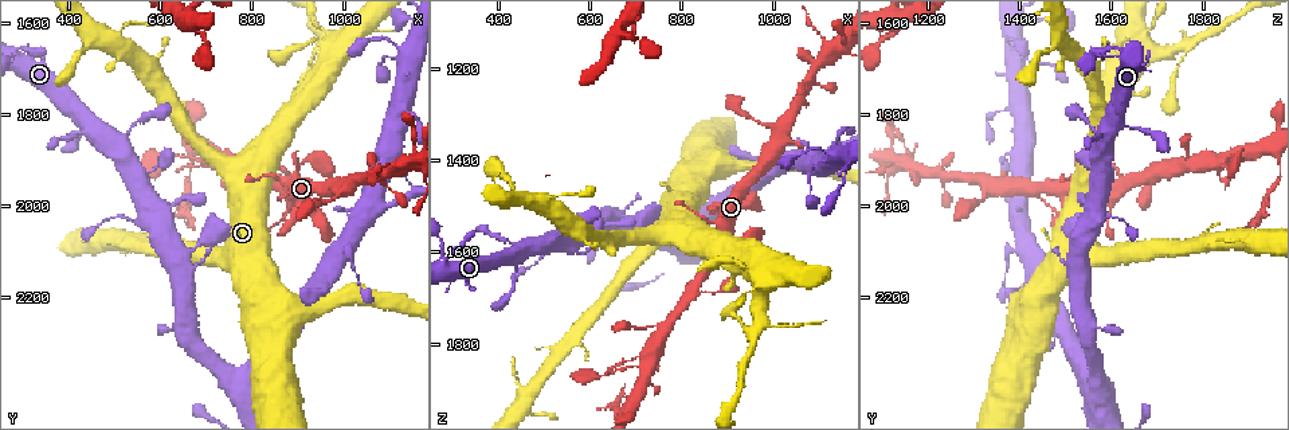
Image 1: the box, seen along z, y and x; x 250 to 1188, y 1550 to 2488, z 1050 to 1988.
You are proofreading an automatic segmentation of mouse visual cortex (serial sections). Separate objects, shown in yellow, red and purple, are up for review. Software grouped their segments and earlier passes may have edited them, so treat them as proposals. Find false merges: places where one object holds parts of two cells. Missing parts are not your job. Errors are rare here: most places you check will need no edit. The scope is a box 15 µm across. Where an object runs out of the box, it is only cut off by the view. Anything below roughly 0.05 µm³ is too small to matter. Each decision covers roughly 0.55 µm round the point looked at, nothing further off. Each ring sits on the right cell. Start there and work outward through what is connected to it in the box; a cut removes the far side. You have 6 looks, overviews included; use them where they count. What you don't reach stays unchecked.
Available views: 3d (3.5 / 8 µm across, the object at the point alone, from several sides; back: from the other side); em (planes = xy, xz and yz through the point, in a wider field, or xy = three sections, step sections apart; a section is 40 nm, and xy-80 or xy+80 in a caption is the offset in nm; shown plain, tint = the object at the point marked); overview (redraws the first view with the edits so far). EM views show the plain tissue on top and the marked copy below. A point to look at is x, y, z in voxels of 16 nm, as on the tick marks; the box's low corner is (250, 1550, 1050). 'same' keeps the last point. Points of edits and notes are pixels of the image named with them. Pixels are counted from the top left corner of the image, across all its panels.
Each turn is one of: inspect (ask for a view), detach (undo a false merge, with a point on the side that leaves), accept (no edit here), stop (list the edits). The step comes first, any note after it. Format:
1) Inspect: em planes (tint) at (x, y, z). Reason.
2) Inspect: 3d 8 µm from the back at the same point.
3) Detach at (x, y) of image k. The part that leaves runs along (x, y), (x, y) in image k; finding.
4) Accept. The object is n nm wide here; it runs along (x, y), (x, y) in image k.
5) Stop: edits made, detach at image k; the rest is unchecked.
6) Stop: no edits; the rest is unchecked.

Inspect: 3d 3.5 µm at (435, 1830, 1670). Thin neck.

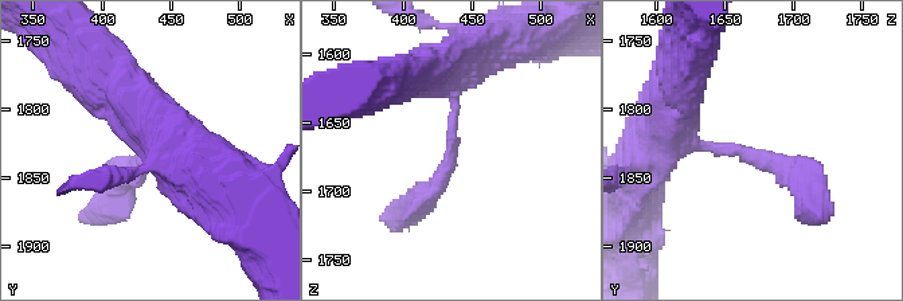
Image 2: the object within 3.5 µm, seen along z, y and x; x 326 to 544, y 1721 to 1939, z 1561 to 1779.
Accept. The arms are 250, 300 nm wide; it runs along (664, 122), (681, 143), (781, 163), (809, 196) in image 2; all the same cell.

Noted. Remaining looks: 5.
Inspect: 3d 3.5 µm at (465, 1640, 1485). Thin neck.

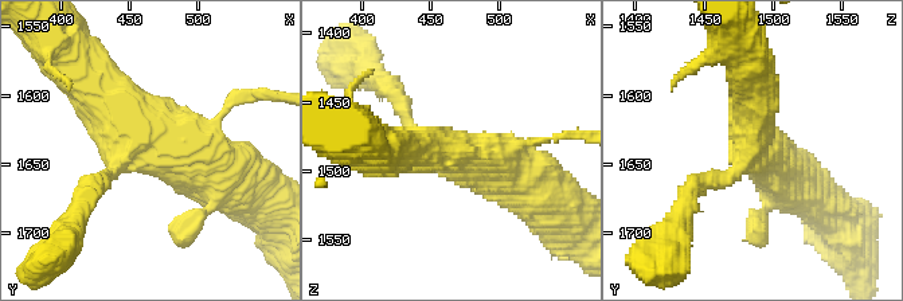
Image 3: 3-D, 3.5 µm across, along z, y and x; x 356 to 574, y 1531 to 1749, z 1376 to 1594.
Inspect: em xy step 1 (tint) at (462, 1640, 1490). 4 arms meet here; the arms are 200, 200, 500, 600 nm wide.

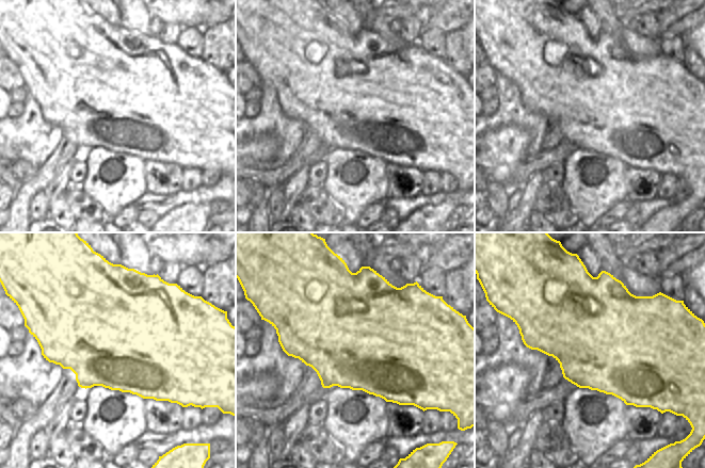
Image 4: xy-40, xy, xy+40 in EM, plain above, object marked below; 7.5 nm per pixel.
Accept. It runs along (223, 176), (145, 148), (83, 74) in image 3; all the same cell.

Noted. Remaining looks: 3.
Inspect: 3d 8 µm at (660, 1890, 1865). A narrow waist.

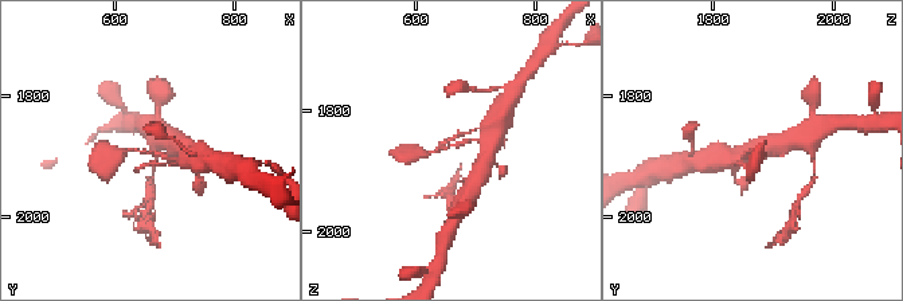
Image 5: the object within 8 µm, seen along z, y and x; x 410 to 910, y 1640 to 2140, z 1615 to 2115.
Inspect: em xy step 3 (tint) at (660, 1890, 1860). Now the EM.

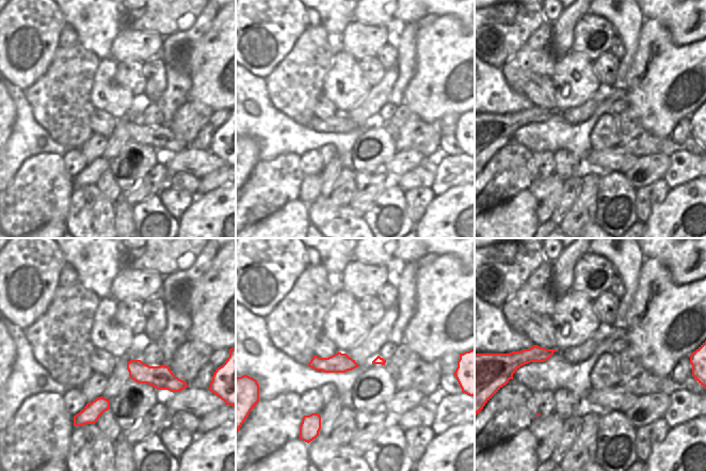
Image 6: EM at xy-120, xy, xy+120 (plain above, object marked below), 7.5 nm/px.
Accept. It runs along (485, 137), (430, 153), (414, 153) in image 5; all the same cell.

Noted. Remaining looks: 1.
Stop: no edits; the rest is unchecked.

